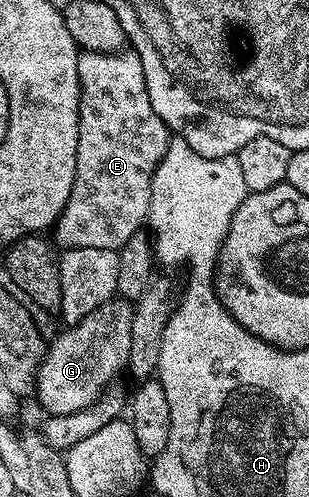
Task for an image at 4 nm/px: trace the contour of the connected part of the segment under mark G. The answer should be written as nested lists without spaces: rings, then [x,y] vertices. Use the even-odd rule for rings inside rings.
[[[111,299],[96,307],[80,323],[63,328],[63,333],[49,342],[38,367],[36,398],[47,414],[59,417],[93,405],[107,388],[115,384],[118,372],[127,368],[132,347],[132,317],[135,306],[126,299]]]

